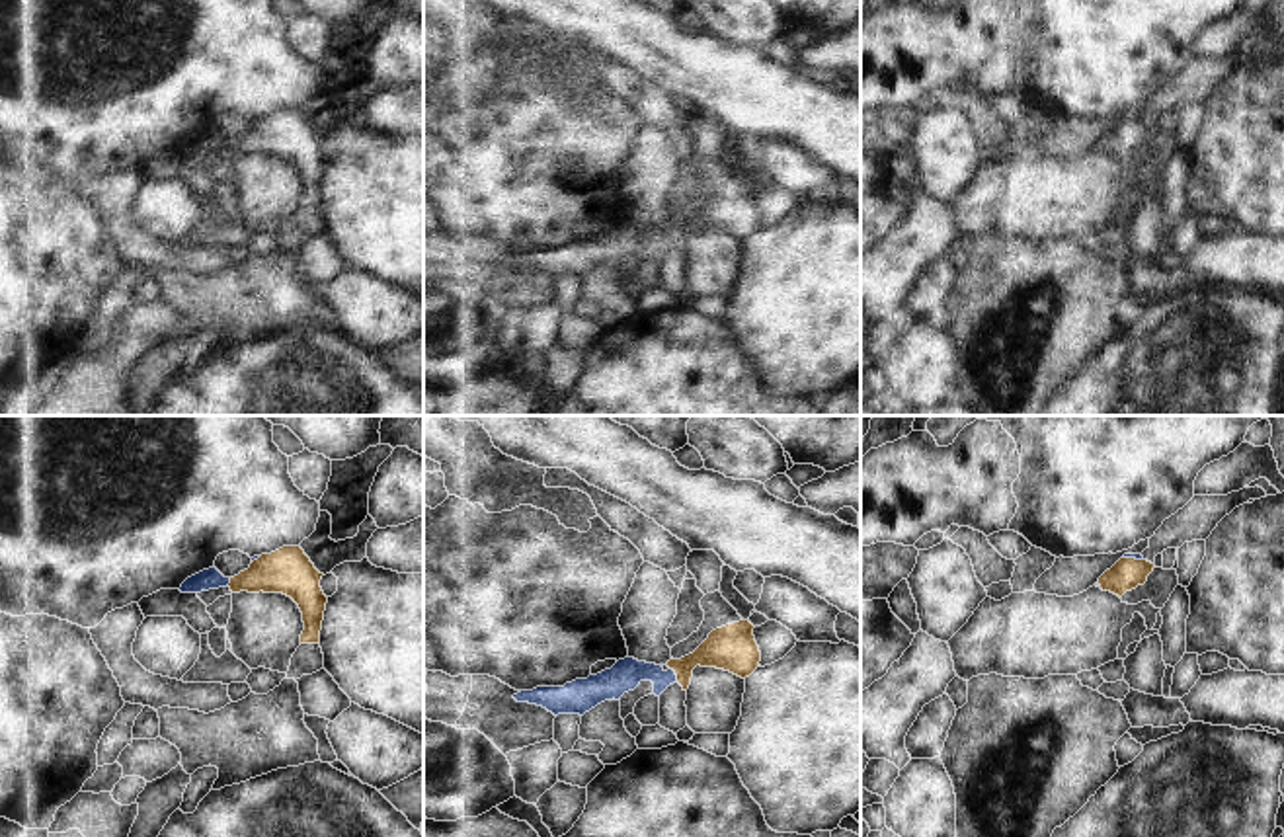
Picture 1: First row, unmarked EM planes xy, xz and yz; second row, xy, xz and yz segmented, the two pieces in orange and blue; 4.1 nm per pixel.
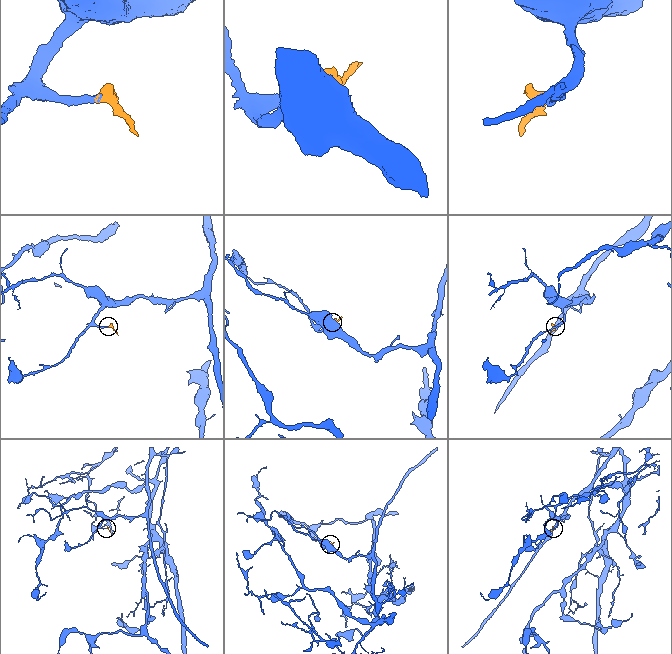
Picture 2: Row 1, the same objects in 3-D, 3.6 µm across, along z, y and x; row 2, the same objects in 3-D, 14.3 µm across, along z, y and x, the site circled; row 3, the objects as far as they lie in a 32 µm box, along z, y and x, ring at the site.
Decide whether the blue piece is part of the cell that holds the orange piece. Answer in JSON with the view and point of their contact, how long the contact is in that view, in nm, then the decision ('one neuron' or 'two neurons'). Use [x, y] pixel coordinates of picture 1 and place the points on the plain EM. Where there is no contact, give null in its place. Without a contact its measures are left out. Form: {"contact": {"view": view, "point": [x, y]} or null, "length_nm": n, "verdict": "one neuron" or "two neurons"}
{"contact": {"view": "xz", "point": [676, 237]}, "length_nm": 70, "verdict": "one neuron"}

